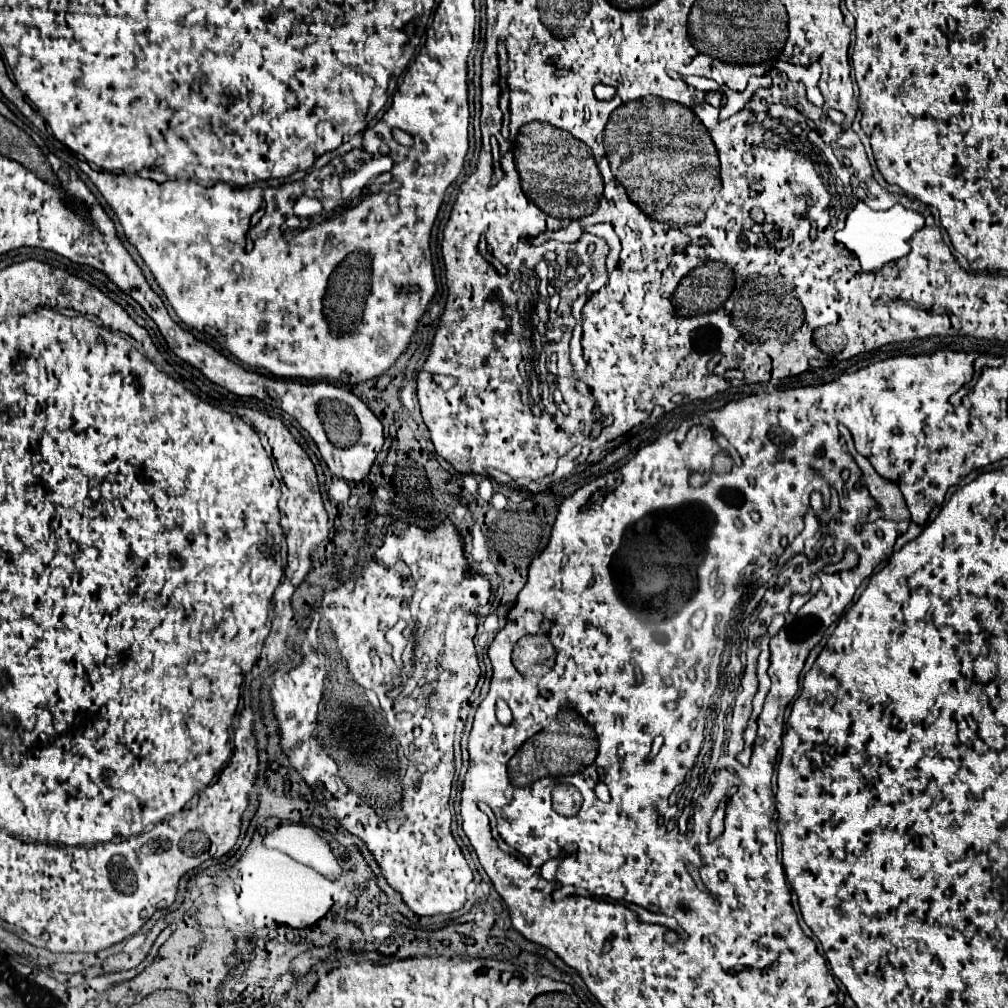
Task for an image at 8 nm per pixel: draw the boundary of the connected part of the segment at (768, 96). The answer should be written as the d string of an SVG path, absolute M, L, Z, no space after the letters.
M772 84L771 88L761 88L757 90L756 94L759 98L753 97L752 102L756 102L757 99L764 99L769 104L773 104L775 102L781 103L781 98L779 95L779 91L781 92L780 87L781 86L779 84Z

